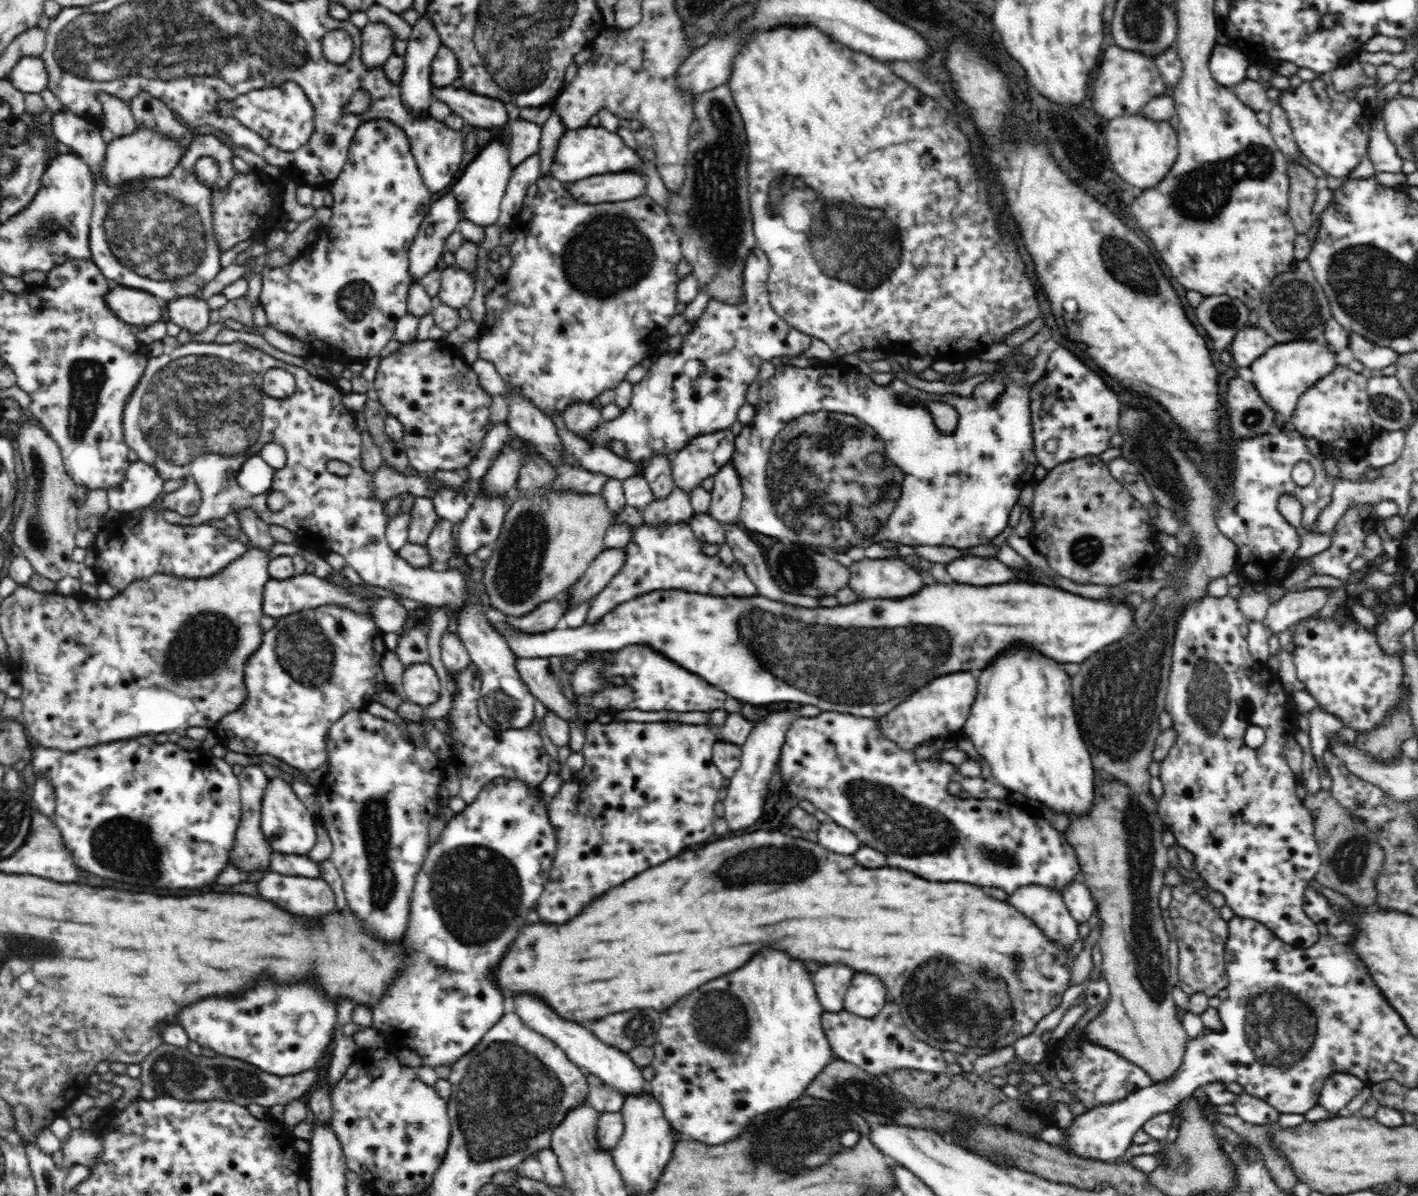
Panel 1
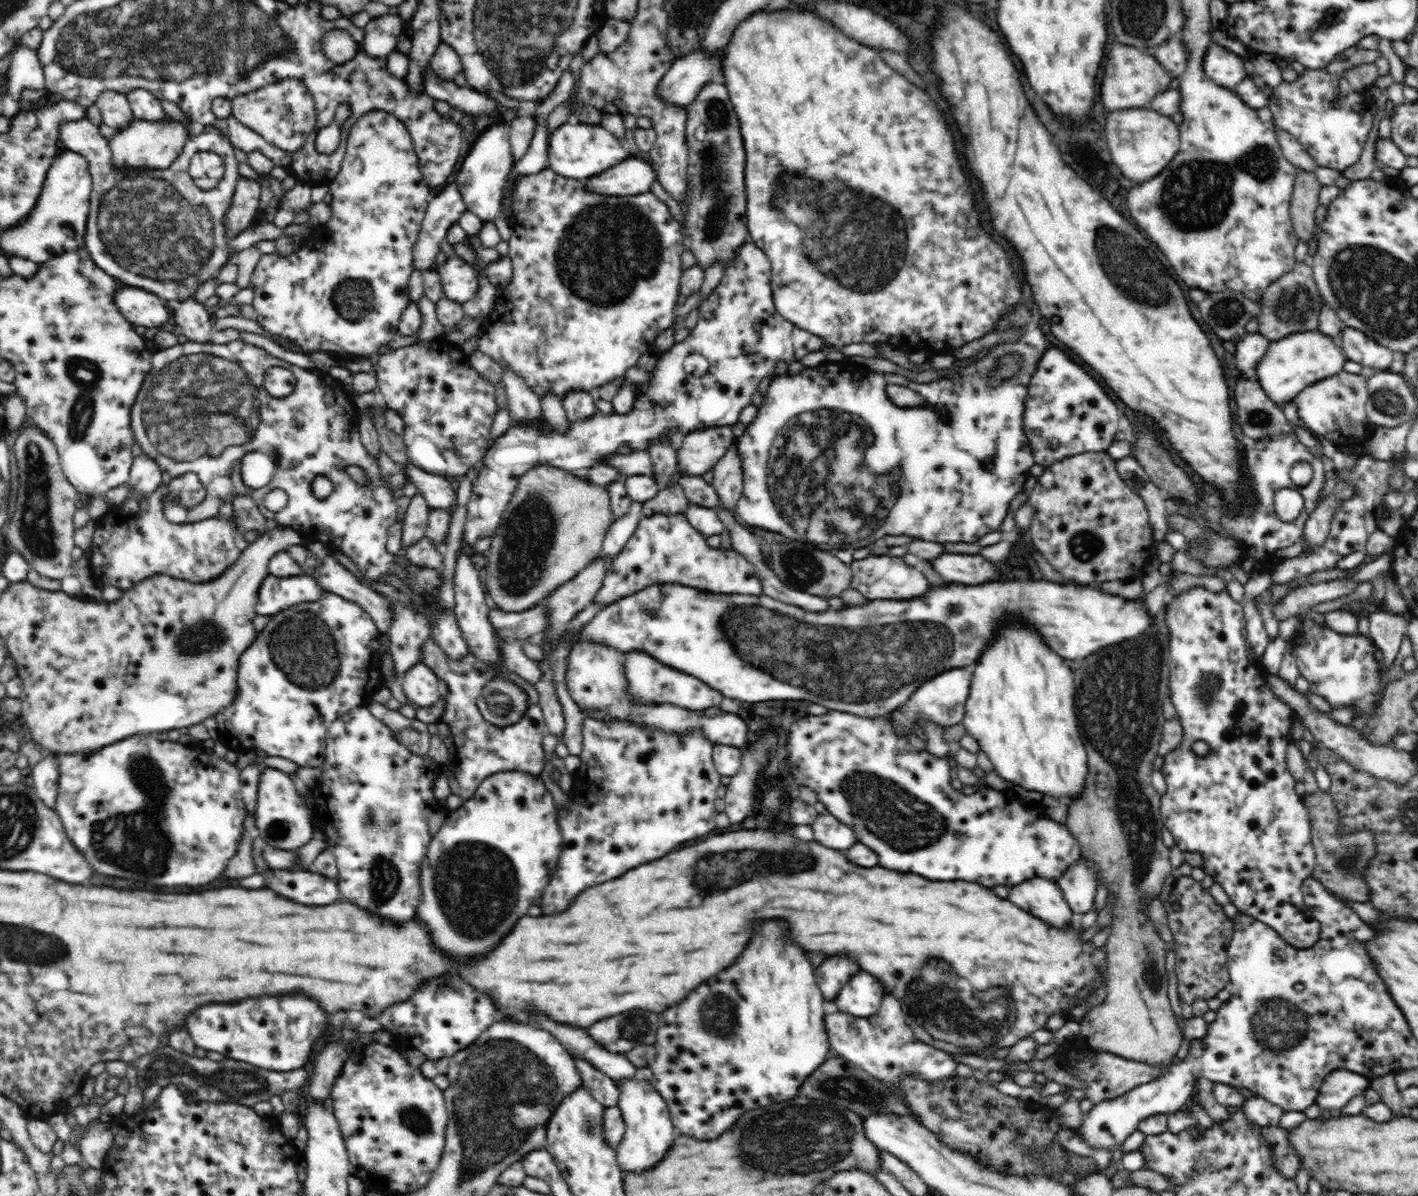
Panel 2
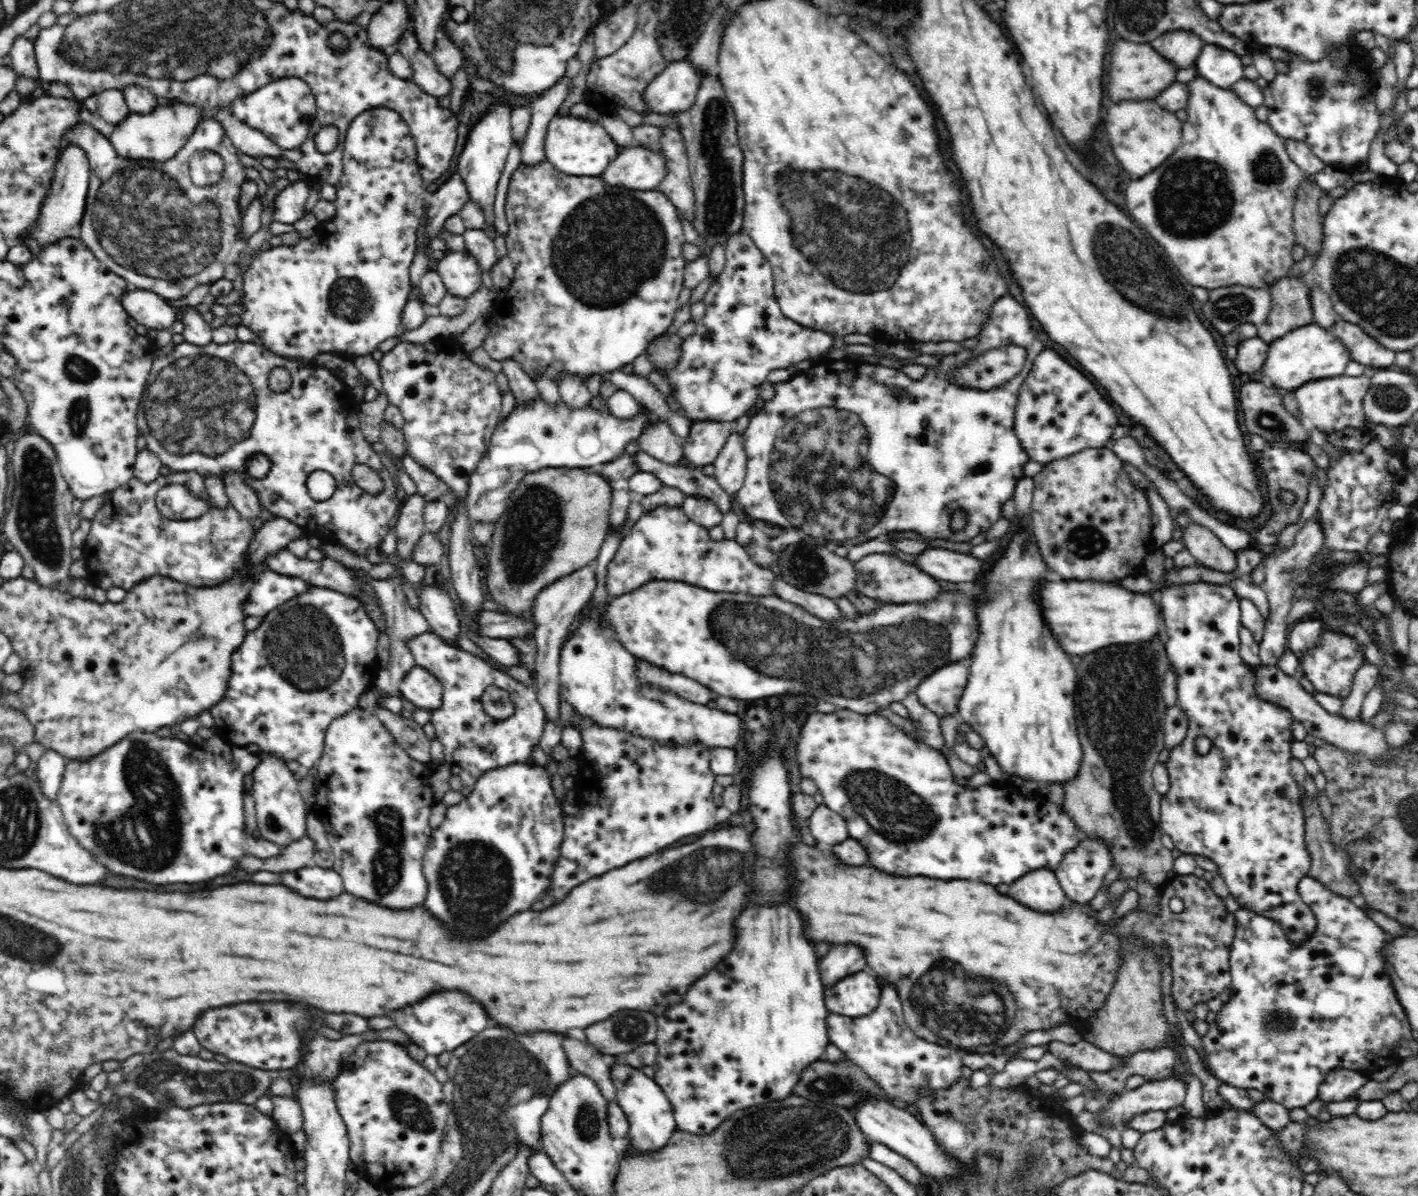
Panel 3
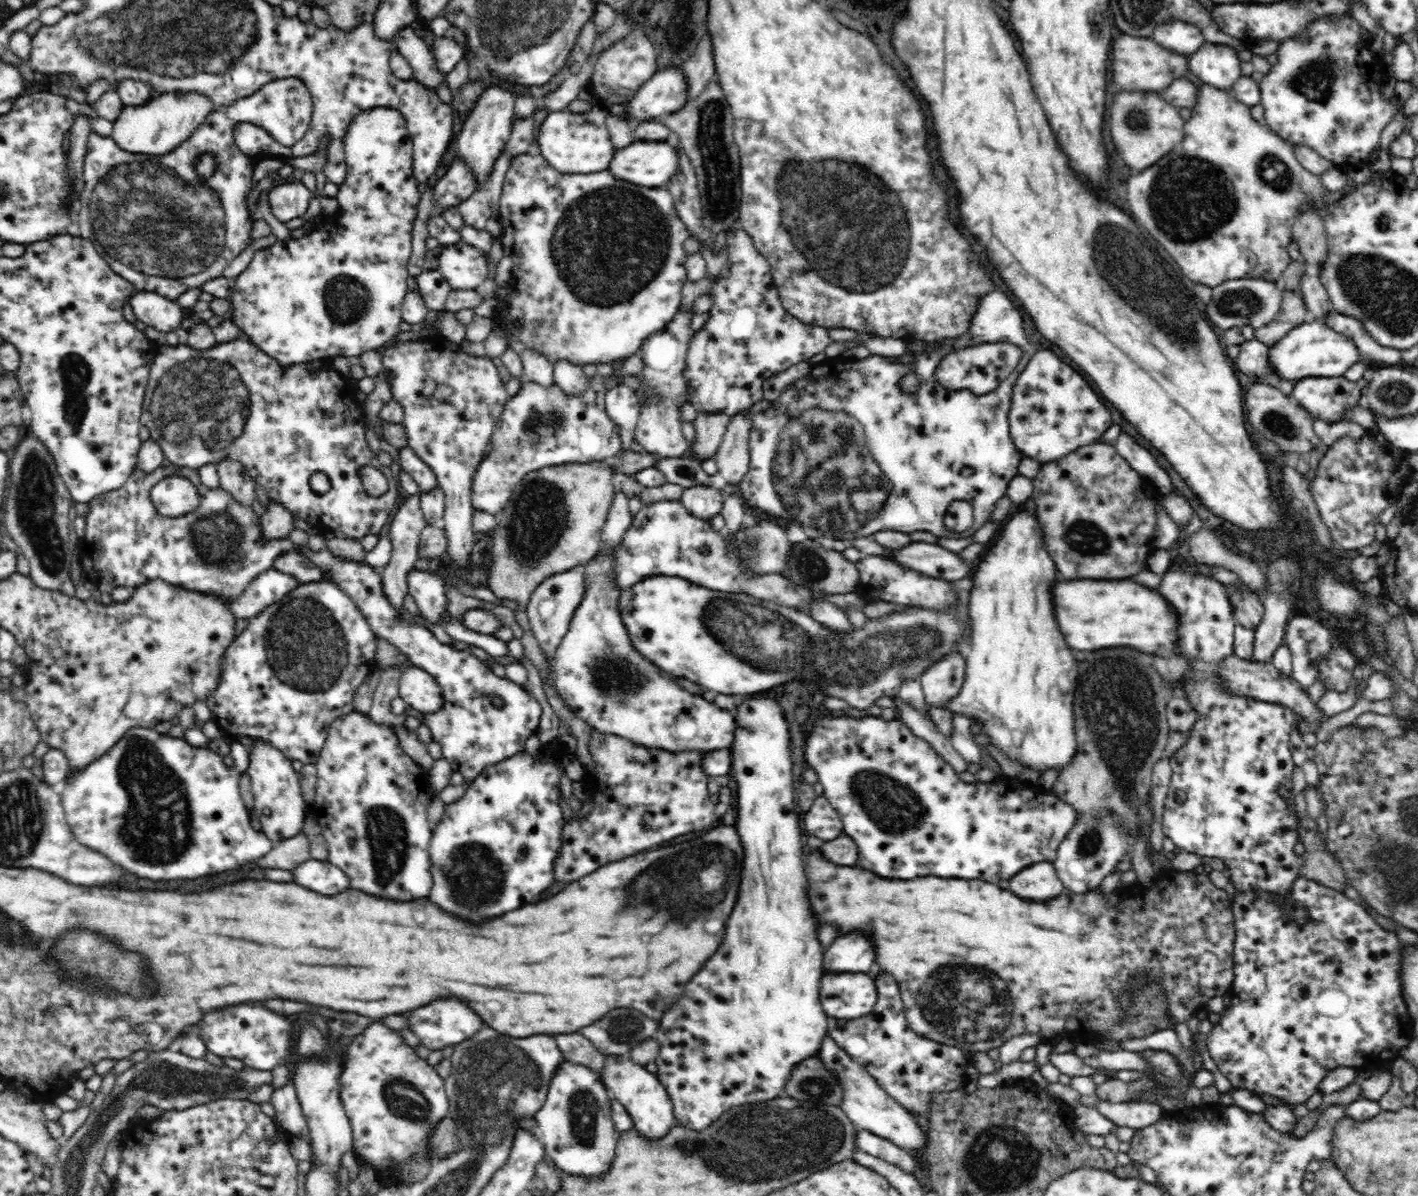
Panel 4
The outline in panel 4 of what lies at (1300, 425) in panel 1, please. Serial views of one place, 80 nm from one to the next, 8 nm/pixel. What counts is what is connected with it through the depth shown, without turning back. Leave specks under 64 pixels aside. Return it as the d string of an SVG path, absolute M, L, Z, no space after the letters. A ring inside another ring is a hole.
M1308 376L1294 382L1291 397L1312 417L1324 422L1340 422L1346 418L1346 410L1359 404L1362 390L1366 389L1364 377L1348 380L1339 377Z

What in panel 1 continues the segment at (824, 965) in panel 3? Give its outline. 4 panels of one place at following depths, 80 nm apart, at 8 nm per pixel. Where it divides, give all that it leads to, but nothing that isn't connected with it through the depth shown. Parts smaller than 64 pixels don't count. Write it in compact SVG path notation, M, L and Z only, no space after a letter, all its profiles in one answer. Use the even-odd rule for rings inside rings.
M824 966L814 974L814 986L819 1003L826 1012L844 1010L844 994L854 972L846 966Z

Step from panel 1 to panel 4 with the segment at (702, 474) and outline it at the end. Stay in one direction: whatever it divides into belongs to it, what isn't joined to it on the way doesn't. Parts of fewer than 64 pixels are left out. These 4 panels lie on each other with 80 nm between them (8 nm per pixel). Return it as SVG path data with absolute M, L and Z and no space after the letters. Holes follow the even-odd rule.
M700 412L693 421L696 431L694 442L689 443L688 454L700 460L714 458L717 453L722 436L730 425L731 417L723 412Z

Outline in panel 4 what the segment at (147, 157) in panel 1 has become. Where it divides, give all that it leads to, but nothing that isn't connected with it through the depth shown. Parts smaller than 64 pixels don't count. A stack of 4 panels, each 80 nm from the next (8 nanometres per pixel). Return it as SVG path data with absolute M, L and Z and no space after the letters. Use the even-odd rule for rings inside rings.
M166 92L158 97L152 97L142 106L124 106L119 118L113 122L113 132L111 137L121 150L133 154L148 154L154 157L171 154L178 149L184 140L188 140L192 134L213 111L213 104L210 99L201 92Z

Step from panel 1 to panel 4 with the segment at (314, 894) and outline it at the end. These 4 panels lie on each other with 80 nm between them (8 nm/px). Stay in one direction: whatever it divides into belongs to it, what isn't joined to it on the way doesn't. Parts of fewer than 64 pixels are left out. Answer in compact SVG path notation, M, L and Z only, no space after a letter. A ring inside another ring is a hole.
M310 858L296 866L291 872L293 882L324 896L332 896L348 888L346 873L328 861Z

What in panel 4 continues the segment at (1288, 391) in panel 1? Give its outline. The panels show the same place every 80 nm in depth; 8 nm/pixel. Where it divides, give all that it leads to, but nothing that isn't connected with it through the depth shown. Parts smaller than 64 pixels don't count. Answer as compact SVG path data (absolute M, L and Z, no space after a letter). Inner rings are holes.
M1320 320L1299 324L1289 330L1274 346L1269 347L1269 368L1293 383L1308 376L1339 377L1352 363L1360 361L1361 354L1354 346L1353 340L1332 330Z

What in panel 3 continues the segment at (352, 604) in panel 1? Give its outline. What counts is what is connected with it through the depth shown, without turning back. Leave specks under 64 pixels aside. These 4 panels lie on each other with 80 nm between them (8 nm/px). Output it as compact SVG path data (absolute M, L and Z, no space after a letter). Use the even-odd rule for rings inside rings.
M266 569L255 578L252 590L242 604L242 611L246 616L264 617L287 600L304 594L310 586L303 578L276 574Z

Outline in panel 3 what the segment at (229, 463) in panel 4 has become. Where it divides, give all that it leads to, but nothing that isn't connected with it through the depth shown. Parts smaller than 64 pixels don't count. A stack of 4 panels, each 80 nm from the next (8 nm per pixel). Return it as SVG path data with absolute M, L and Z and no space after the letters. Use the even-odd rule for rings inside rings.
M228 470L228 472L224 472L222 482L229 502L239 512L239 515L258 525L261 506L260 495L245 483L245 478L245 475Z

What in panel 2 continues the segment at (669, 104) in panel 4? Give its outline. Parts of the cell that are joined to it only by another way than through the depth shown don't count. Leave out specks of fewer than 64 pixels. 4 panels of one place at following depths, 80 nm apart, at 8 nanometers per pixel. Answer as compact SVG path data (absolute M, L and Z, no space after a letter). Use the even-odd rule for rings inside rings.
M700 48L677 58L660 80L656 95L666 103L688 107L704 84L712 81L714 72L721 69L722 58L723 54L706 53Z

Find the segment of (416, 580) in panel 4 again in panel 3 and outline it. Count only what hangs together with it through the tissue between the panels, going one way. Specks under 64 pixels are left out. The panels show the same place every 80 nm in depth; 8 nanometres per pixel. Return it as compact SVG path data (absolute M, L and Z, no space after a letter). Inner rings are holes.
M415 585L420 604L418 609L426 617L431 632L438 636L446 645L455 647L460 634L460 620L456 617L454 601L442 585Z

